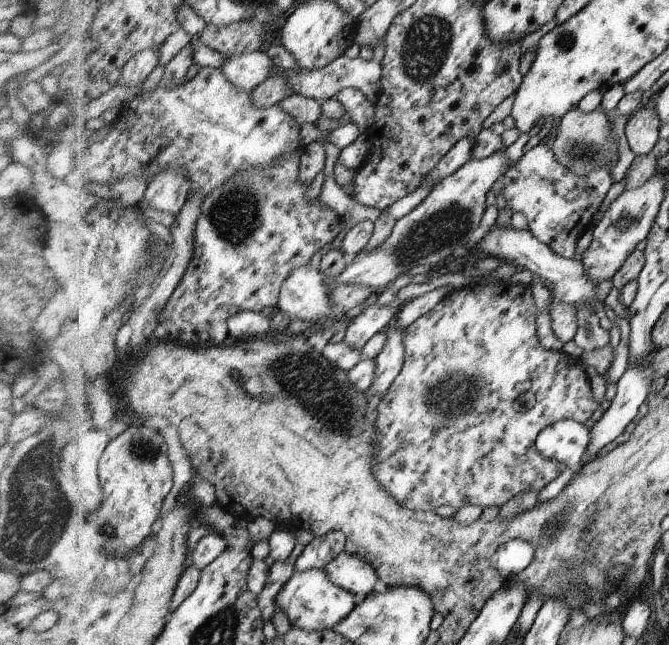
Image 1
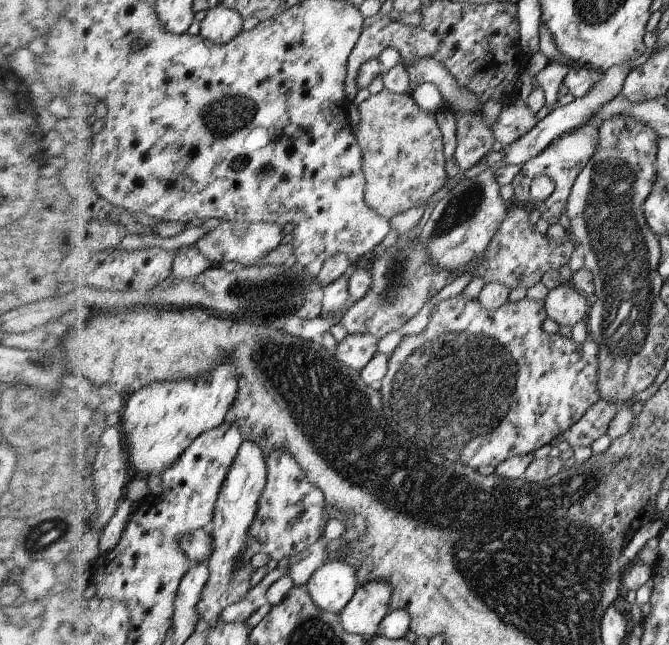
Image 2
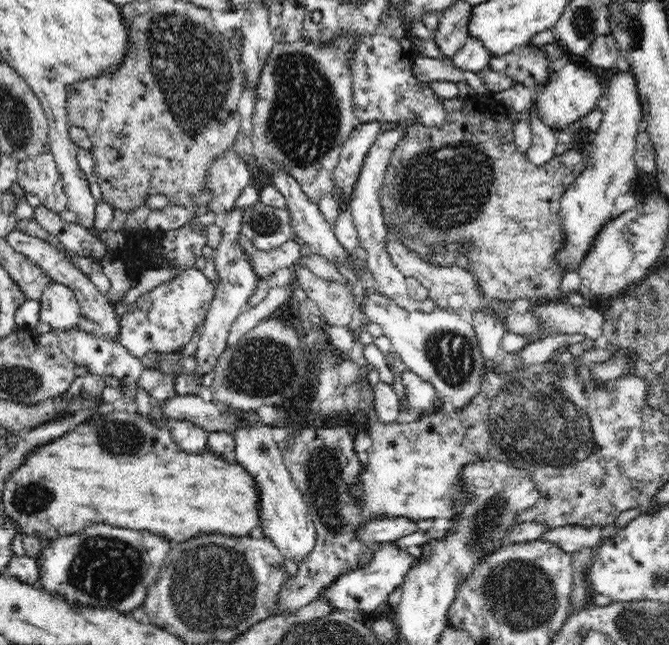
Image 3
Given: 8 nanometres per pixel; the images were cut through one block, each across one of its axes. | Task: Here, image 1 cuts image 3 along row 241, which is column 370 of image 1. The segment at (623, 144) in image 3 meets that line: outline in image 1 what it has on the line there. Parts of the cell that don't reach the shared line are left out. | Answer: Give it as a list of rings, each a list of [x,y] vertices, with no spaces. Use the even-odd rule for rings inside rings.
[[[345,550],[324,569],[335,585],[357,596],[357,603],[362,602],[372,593],[374,584],[378,582],[377,571],[369,561],[354,554],[348,554]]]

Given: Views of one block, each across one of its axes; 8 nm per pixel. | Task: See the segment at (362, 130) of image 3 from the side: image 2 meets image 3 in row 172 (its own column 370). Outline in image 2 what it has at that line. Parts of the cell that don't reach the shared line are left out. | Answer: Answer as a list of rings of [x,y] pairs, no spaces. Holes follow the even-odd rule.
[[[369,333],[347,335],[332,354],[346,367],[361,371],[377,354],[377,339]]]

